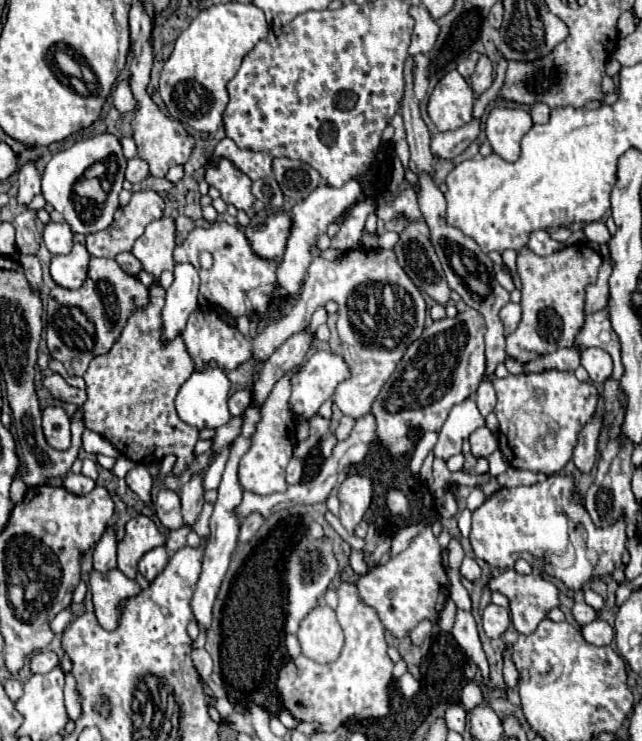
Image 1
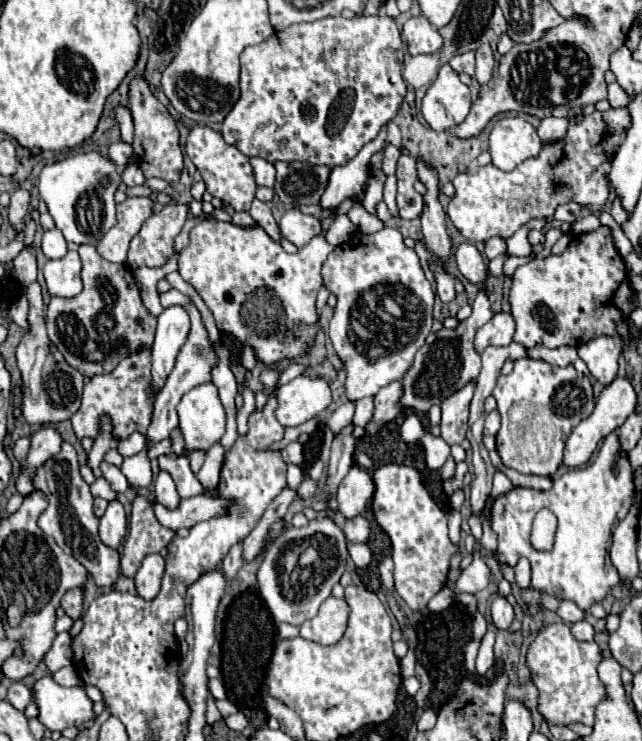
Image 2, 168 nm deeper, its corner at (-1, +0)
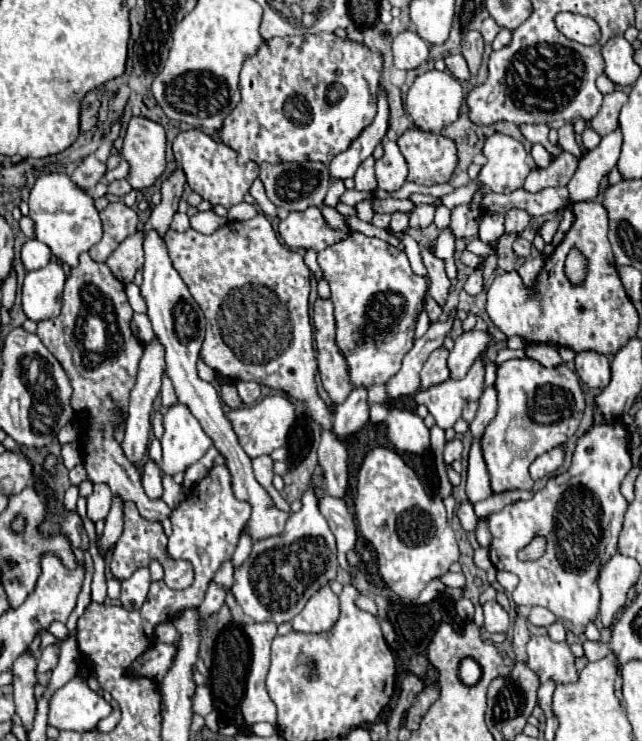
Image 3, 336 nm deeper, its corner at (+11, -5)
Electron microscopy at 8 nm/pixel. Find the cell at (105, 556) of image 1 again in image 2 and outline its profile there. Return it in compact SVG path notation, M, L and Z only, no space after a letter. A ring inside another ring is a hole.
M118 499L110 501L106 513L100 517L100 537L106 545L116 549L126 535L126 515Z

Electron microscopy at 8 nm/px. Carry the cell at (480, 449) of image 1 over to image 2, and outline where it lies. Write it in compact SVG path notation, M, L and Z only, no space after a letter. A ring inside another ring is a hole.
M494 409L492 413L486 415L486 425L484 425L484 435L496 435L500 429L500 413Z

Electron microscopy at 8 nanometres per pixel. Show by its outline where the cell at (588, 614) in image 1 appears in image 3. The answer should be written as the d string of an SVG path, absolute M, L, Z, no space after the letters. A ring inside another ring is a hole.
M534 606L528 614L528 620L536 626L550 626L552 622L556 622L558 618L548 610L548 608L542 608L542 606Z

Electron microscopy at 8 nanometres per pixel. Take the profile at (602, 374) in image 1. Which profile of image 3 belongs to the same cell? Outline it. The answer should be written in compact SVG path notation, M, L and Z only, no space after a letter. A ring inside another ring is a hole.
M582 350L574 358L576 374L582 378L582 382L590 388L606 388L610 382L610 362L604 354L598 354L594 350Z

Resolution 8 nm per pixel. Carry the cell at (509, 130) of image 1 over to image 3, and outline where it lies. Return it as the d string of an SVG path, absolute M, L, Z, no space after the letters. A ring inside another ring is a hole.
M492 134L484 144L486 164L478 180L492 192L514 192L522 188L528 172L528 154L522 142L506 134Z

